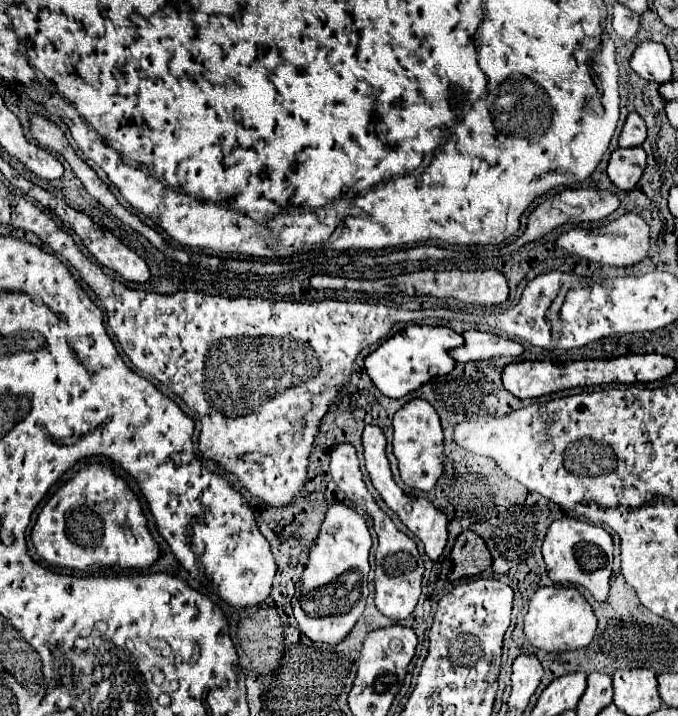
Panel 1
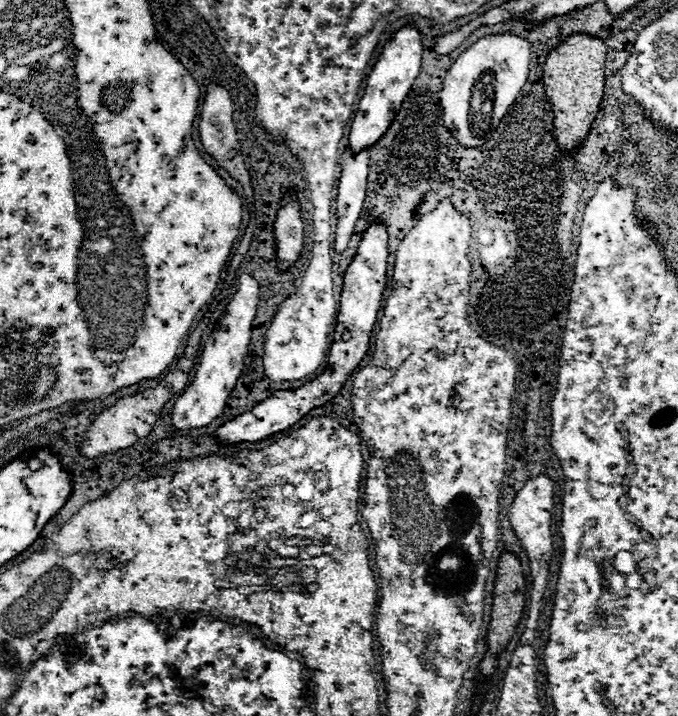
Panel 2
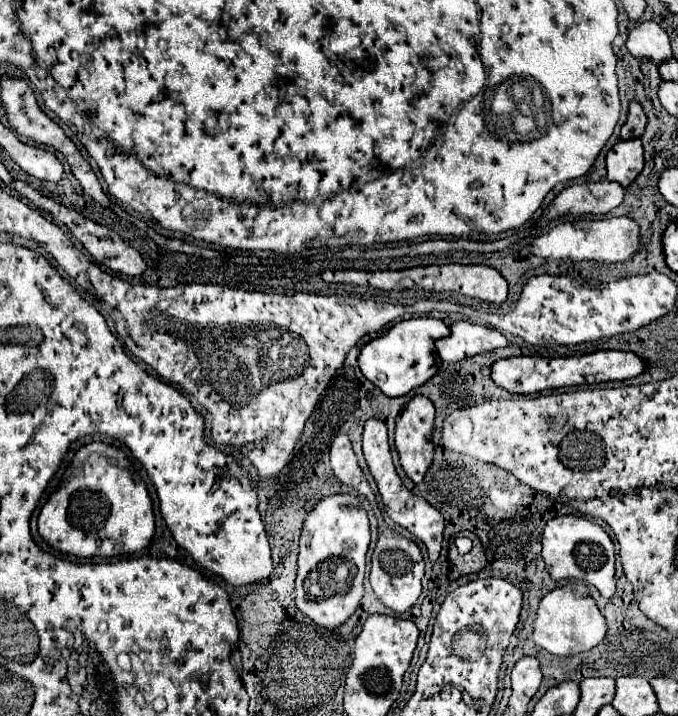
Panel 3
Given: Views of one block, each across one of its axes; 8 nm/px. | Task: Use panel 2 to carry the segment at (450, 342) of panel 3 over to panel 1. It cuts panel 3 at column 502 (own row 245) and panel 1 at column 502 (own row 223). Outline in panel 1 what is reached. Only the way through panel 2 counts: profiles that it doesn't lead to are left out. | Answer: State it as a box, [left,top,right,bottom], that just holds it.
[450,330,524,362]

